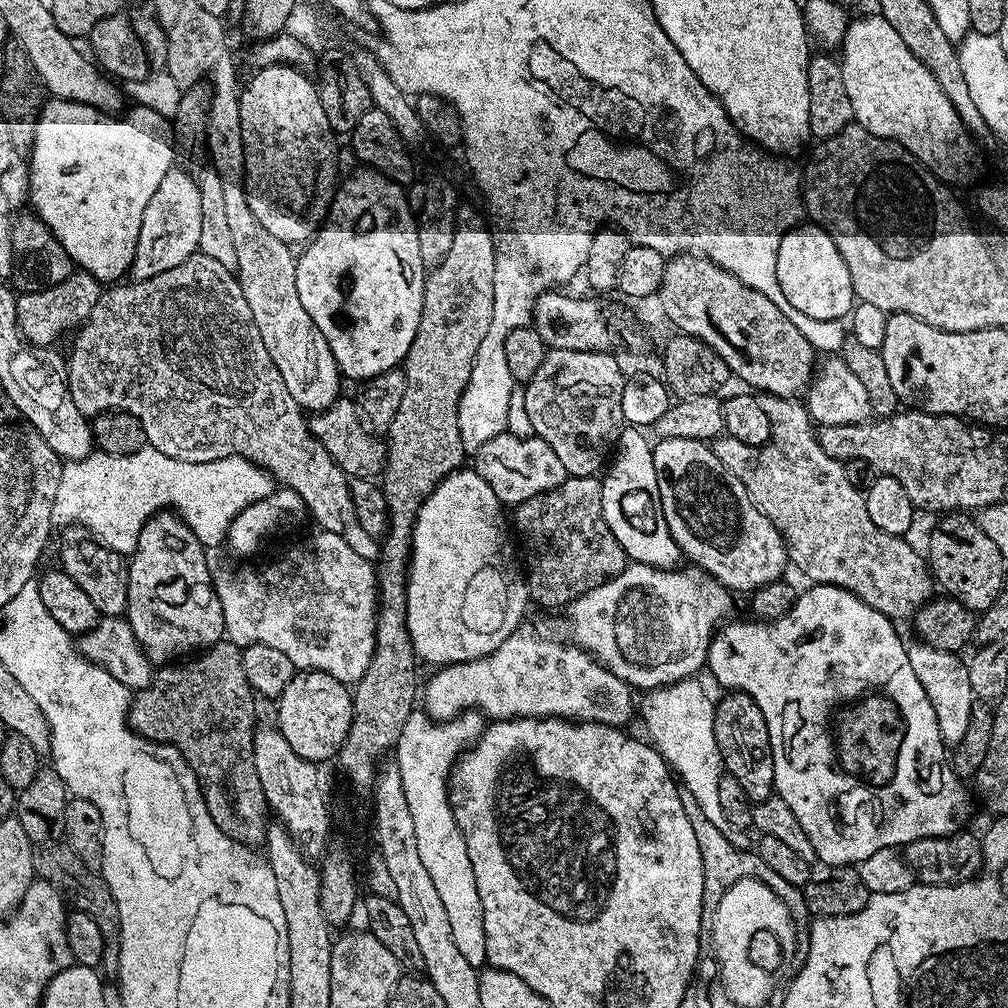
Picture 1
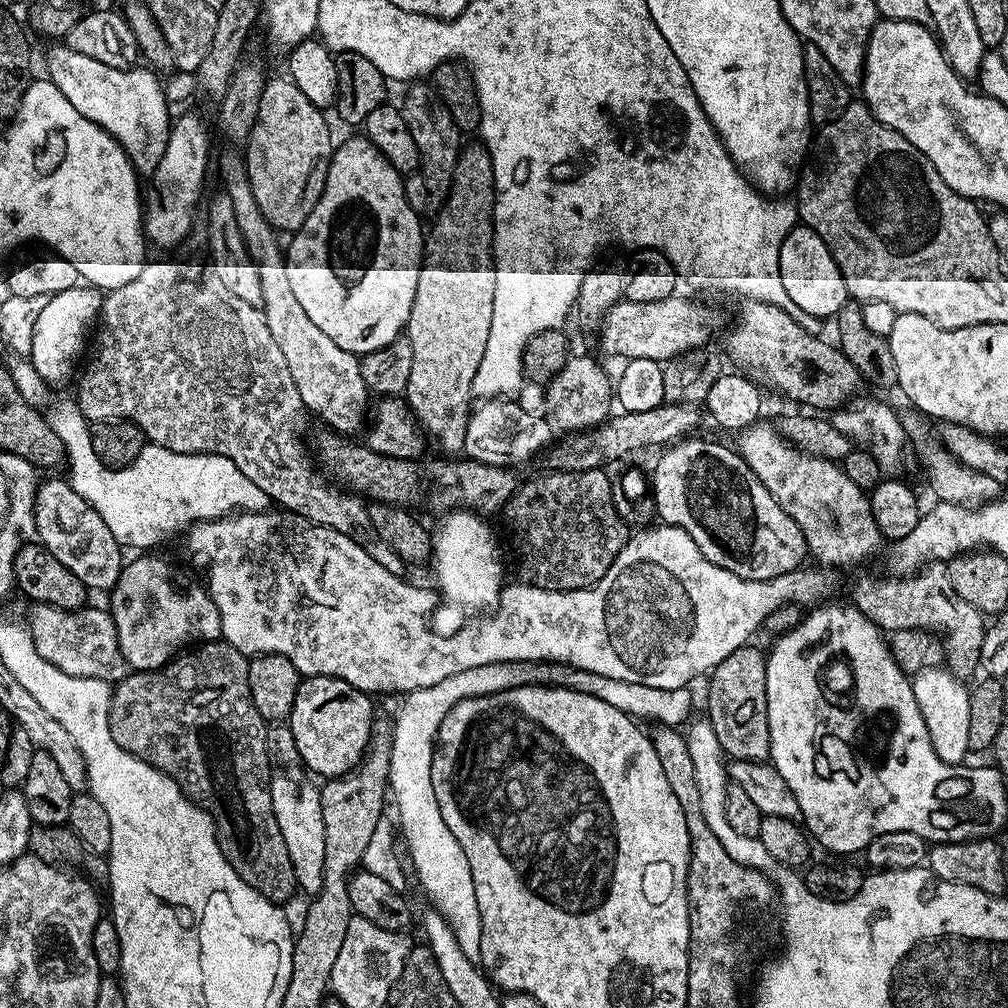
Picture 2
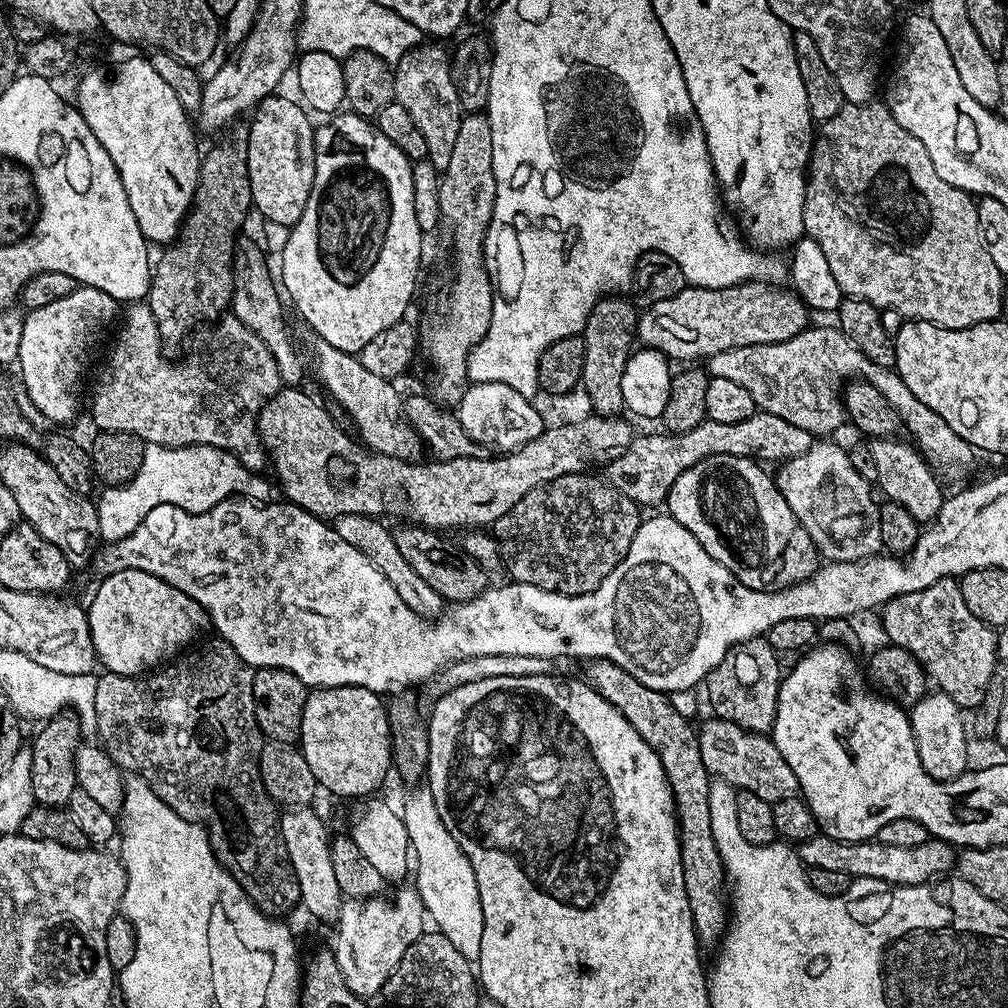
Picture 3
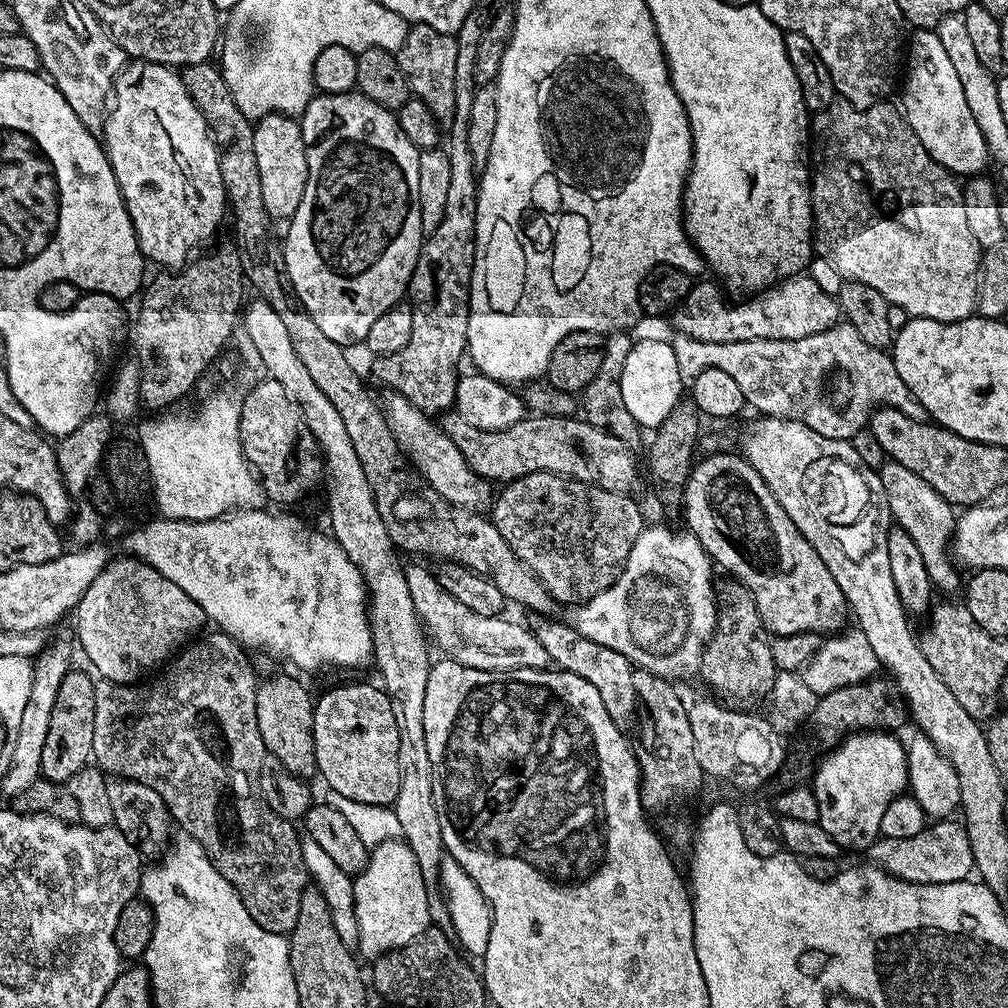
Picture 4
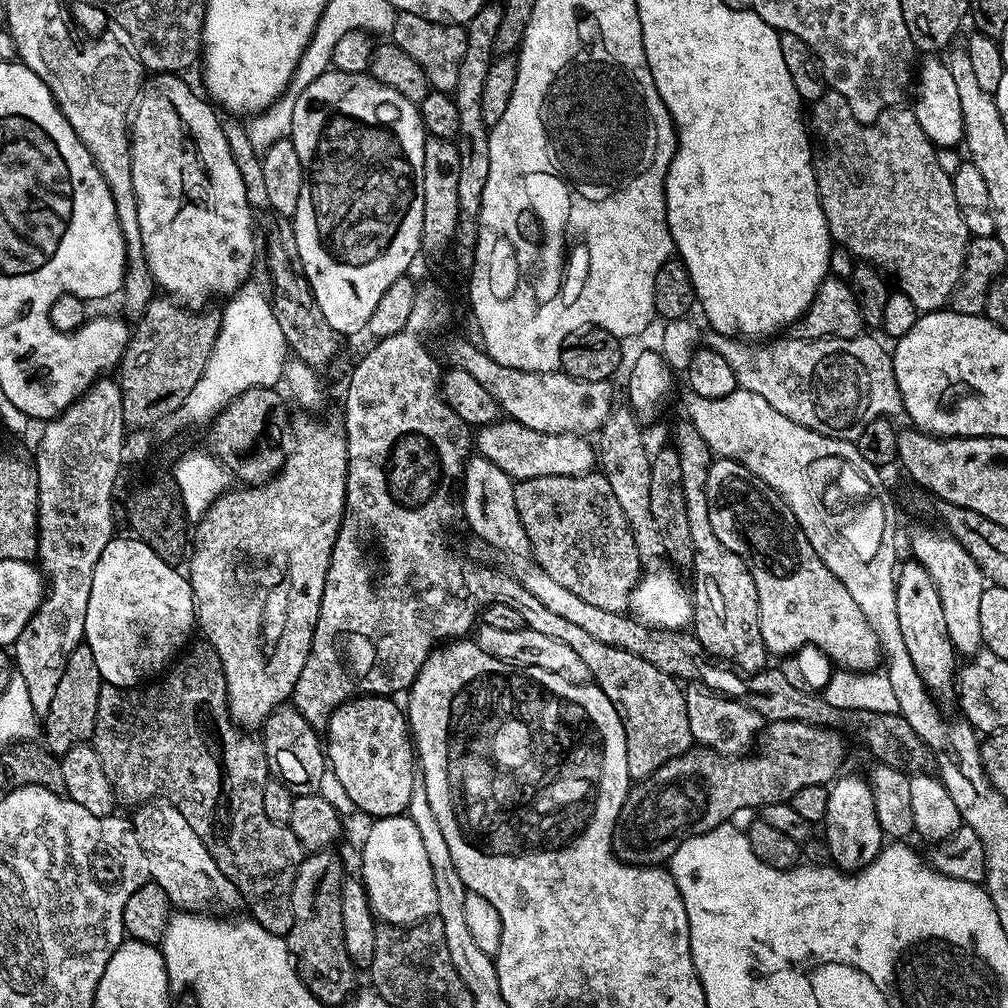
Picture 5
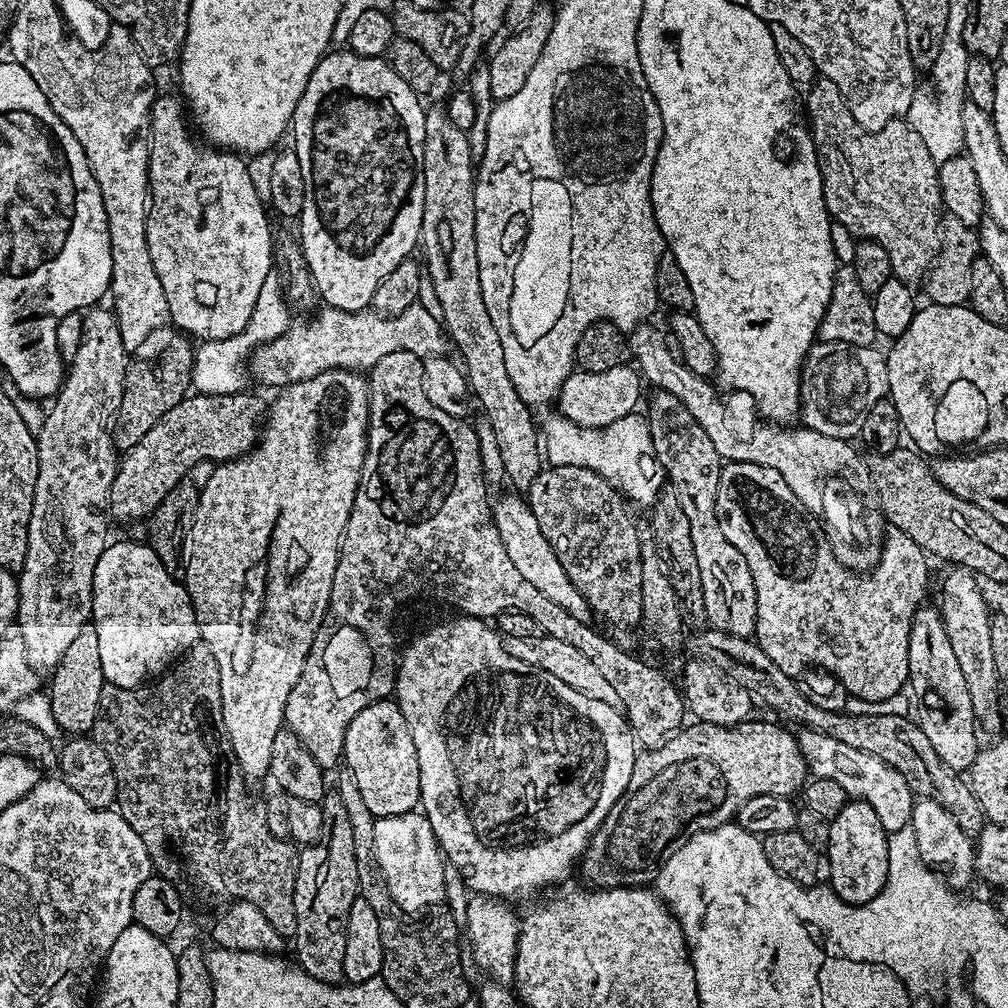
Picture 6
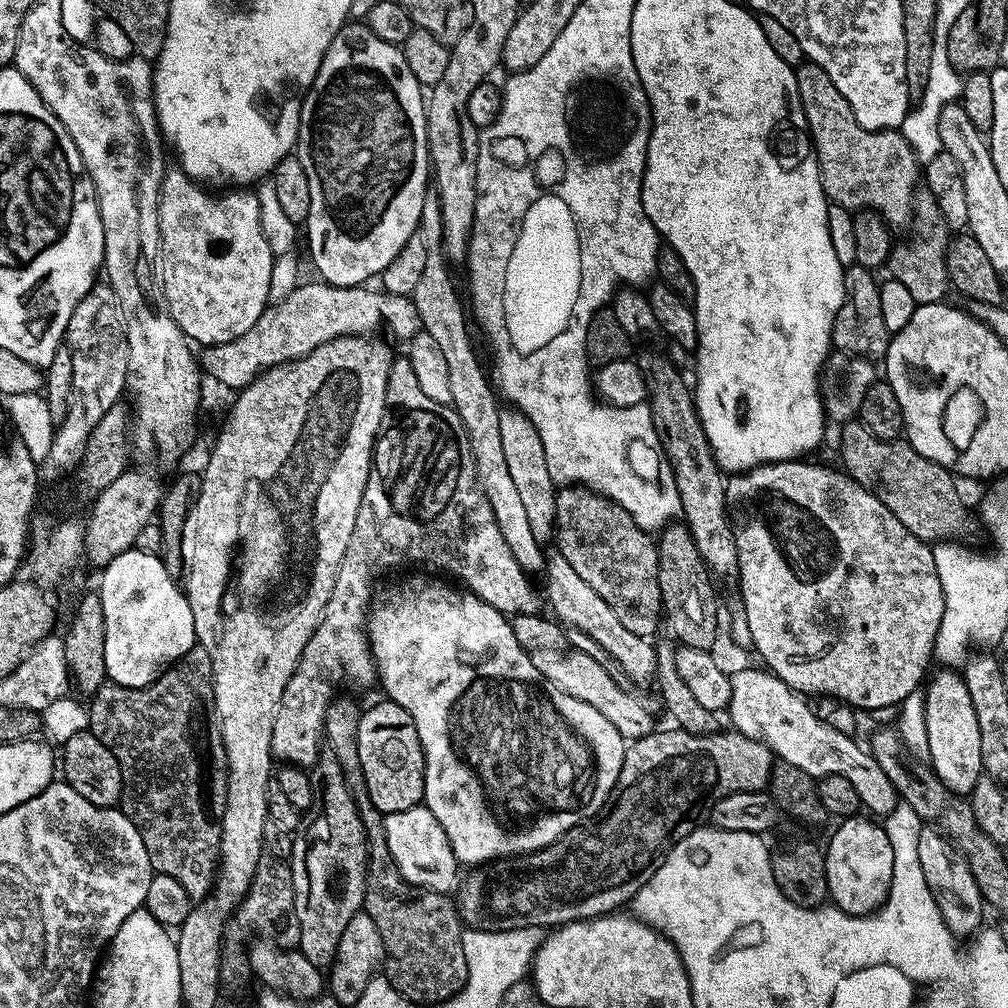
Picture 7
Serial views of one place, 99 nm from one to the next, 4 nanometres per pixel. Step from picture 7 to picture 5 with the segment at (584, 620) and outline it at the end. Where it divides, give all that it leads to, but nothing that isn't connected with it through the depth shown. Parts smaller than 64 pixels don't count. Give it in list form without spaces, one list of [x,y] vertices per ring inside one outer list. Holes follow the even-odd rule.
[[[479,454],[469,455],[462,468],[462,488],[464,484],[464,520],[472,527],[472,532],[480,540],[485,540],[500,552],[509,552],[516,558],[524,558],[532,547],[526,538],[526,530],[518,518],[518,508],[514,502],[516,484],[494,462]]]

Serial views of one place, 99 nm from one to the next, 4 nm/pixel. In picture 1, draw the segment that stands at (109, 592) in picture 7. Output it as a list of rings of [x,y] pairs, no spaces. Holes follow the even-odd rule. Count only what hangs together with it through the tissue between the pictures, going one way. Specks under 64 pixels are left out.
[[[171,510],[157,512],[142,526],[136,550],[129,559],[132,561],[126,564],[126,618],[153,665],[179,661],[225,639],[222,602],[216,596],[214,572],[208,569],[207,555],[190,526]]]

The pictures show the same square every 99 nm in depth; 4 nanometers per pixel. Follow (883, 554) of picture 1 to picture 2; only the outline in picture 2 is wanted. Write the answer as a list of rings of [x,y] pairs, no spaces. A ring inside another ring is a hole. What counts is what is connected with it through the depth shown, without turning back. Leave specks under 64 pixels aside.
[[[757,422],[752,427],[743,429],[738,438],[738,451],[746,466],[750,466],[750,470],[758,478],[758,482],[762,482],[766,490],[770,490],[774,502],[778,502],[778,506],[782,506],[782,510],[786,510],[786,514],[790,514],[790,518],[798,522],[798,530],[802,530],[808,547],[807,555],[811,559],[813,556],[817,565],[827,566],[829,569],[852,568],[855,564],[870,559],[879,550],[880,544],[882,545],[882,537],[872,517],[872,501],[866,495],[865,489],[854,486],[854,482],[846,478],[839,463],[800,451],[781,436],[775,423],[764,423]],[[929,562],[911,574],[892,579],[896,580],[858,581],[852,588],[851,603],[870,623],[885,633],[917,628],[939,634],[944,641],[948,671],[961,678],[968,678],[972,671],[975,673],[980,662],[986,620],[978,609],[970,606],[970,602],[958,598],[950,582],[947,563]]]

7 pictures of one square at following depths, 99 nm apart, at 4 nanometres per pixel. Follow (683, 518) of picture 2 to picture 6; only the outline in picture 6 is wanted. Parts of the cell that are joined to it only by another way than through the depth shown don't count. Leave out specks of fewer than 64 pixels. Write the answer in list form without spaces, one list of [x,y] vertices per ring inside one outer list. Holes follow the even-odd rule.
[[[737,460],[721,467],[716,517],[722,526],[722,534],[726,534],[733,546],[738,546],[738,554],[742,554],[742,558],[746,558],[746,566],[750,566],[756,591],[754,639],[778,670],[796,678],[805,669],[824,669],[840,680],[849,697],[864,700],[882,700],[905,691],[910,630],[917,610],[925,603],[930,563],[914,538],[902,534],[902,530],[889,527],[884,534],[876,567],[865,576],[857,574],[838,562],[820,521],[805,510],[802,502],[798,502],[794,490],[786,486],[778,470]]]

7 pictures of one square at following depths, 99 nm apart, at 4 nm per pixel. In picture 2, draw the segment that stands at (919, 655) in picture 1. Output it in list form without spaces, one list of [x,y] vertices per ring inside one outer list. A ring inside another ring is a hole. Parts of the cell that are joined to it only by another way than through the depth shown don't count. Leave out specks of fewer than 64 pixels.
[[[944,666],[915,673],[911,682],[922,722],[926,722],[926,734],[930,734],[930,746],[934,746],[934,754],[938,754],[938,758],[947,764],[964,764],[964,755],[970,752],[969,685]]]

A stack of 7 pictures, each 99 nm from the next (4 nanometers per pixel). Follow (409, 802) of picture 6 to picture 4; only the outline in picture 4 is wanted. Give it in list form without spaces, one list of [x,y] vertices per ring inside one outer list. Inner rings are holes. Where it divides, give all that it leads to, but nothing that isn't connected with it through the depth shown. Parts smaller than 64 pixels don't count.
[[[344,684],[324,692],[315,701],[314,714],[314,754],[319,779],[324,779],[327,787],[338,791],[343,797],[354,802],[395,805],[398,798],[400,766],[398,762],[398,718],[394,706],[383,687],[372,684]]]

